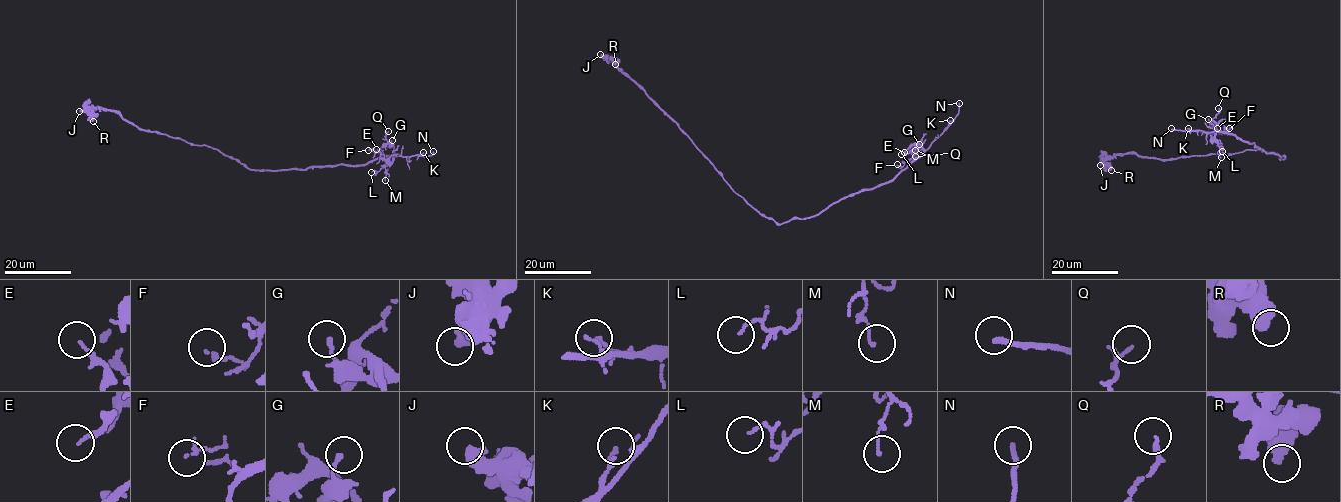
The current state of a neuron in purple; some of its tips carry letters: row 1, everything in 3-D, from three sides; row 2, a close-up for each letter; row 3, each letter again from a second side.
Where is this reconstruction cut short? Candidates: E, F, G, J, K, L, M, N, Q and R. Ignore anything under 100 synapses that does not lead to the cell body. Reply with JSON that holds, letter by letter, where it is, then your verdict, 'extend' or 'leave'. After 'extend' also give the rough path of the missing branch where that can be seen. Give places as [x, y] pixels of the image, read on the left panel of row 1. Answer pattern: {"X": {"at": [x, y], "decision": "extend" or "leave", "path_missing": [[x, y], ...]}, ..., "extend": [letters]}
{"E": {"at": [376, 149], "decision": "leave"}, "F": {"at": [368, 150], "decision": "leave"}, "G": {"at": [392, 140], "decision": "leave"}, "J": {"at": [79, 111], "decision": "leave"}, "K": {"at": [423, 152], "decision": "leave"}, "L": {"at": [371, 172], "decision": "leave"}, "M": {"at": [385, 180], "decision": "leave"}, "N": {"at": [433, 151], "decision": "extend", "path_missing": [[433, 151], [439, 152], [443, 159], [451, 151]]}, "Q": {"at": [388, 131], "decision": "leave"}, "R": {"at": [93, 121], "decision": "leave"}, "extend": ["N"]}

